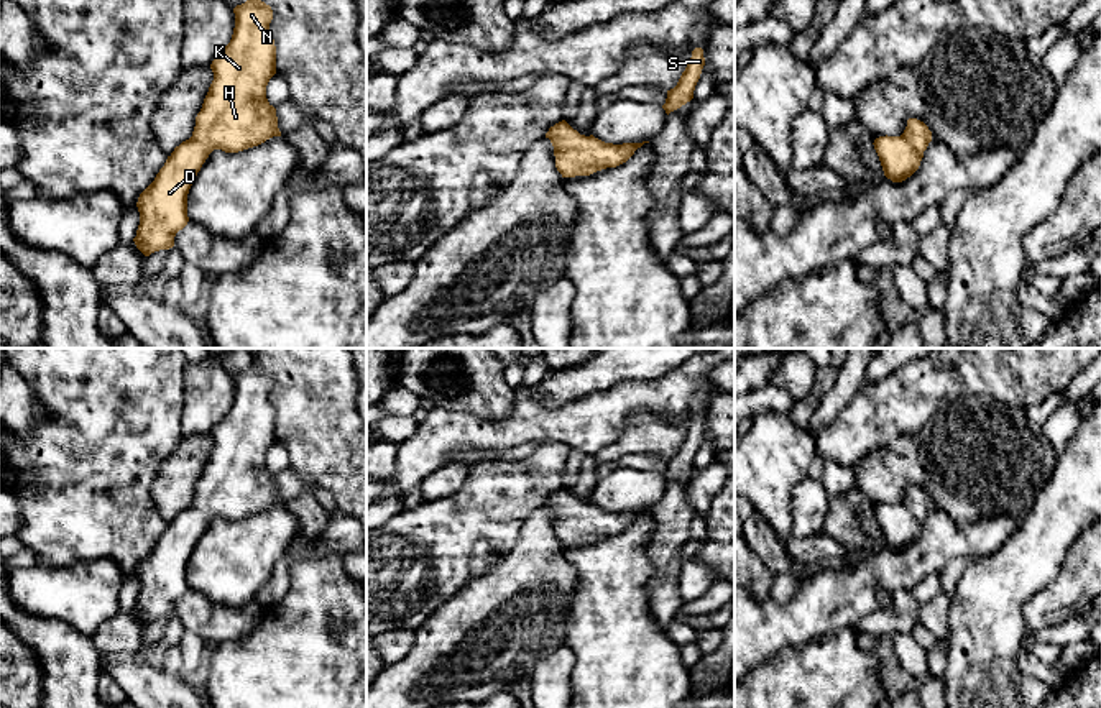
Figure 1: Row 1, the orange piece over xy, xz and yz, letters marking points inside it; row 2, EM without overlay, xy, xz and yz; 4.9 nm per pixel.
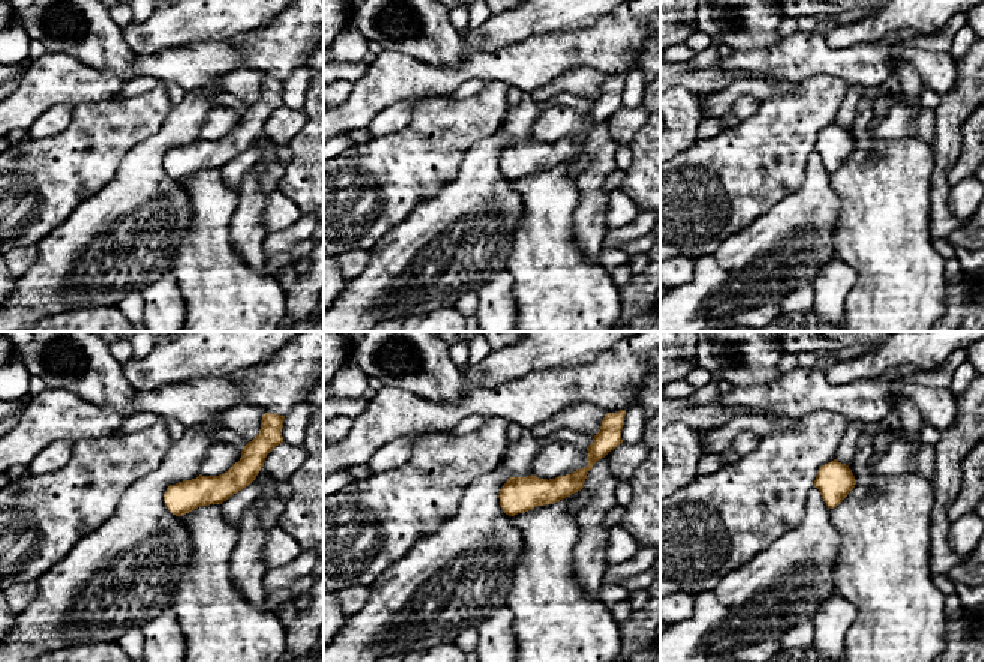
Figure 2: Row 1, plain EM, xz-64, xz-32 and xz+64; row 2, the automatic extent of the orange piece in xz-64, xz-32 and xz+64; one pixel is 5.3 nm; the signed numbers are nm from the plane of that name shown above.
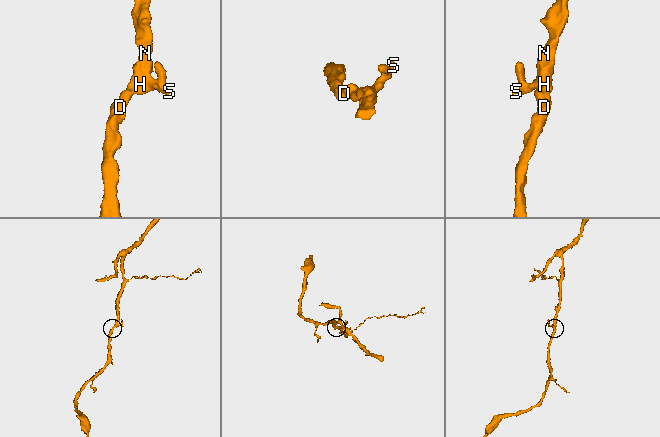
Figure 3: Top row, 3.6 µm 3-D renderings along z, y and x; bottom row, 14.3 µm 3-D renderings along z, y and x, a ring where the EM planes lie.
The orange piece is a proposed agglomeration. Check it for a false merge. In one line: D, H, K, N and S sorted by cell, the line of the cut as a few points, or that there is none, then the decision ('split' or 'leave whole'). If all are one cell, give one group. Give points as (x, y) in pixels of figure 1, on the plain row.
D H K N S; no cut; leave whole

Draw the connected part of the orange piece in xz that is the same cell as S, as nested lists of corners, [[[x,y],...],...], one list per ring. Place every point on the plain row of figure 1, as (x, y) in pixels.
[[[695,416],[677,453],[667,458],[667,467],[666,471],[662,473],[667,483],[693,467],[693,458],[700,447],[703,434],[705,434],[703,417]]]

